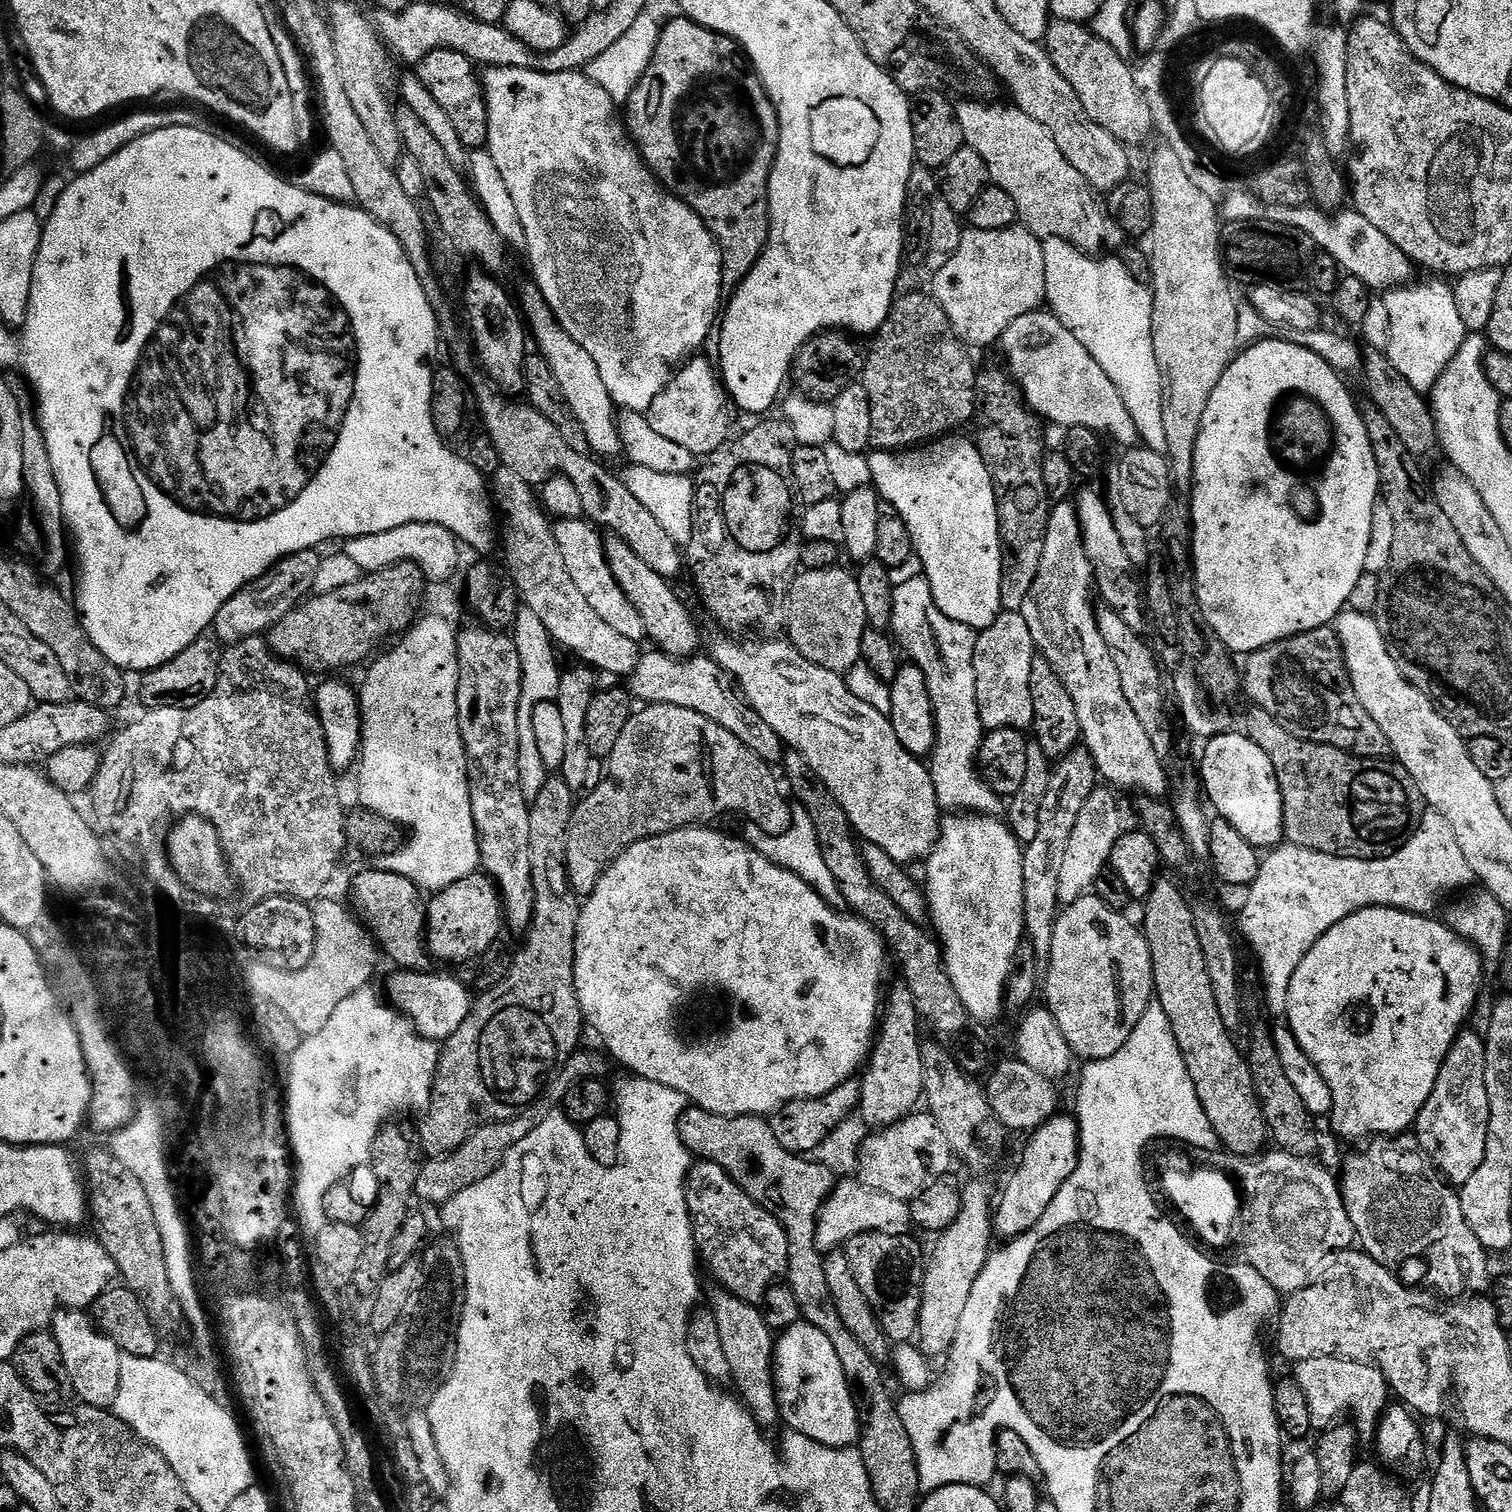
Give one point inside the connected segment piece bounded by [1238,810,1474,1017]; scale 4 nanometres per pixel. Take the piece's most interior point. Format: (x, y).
(1299, 893)

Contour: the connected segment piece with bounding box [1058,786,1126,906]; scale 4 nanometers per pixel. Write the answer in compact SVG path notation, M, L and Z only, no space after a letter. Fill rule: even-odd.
M1096 787L1086 800L1086 806L1082 806L1078 822L1074 822L1074 834L1070 834L1070 846L1066 846L1066 858L1062 858L1062 874L1058 874L1058 898L1061 905L1067 906L1089 895L1095 889L1098 874L1109 867L1114 846L1126 831L1124 812L1115 794L1111 787Z

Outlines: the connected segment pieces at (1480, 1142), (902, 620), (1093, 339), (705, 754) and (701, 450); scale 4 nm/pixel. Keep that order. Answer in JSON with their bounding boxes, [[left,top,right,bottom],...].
[[1414,1030,1490,1186],[890,574,1002,814],[1043,236,1167,453],[570,704,794,894],[650,354,734,458]]

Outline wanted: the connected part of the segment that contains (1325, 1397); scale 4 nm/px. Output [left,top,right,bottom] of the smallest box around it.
[1294,1356,1390,1438]

